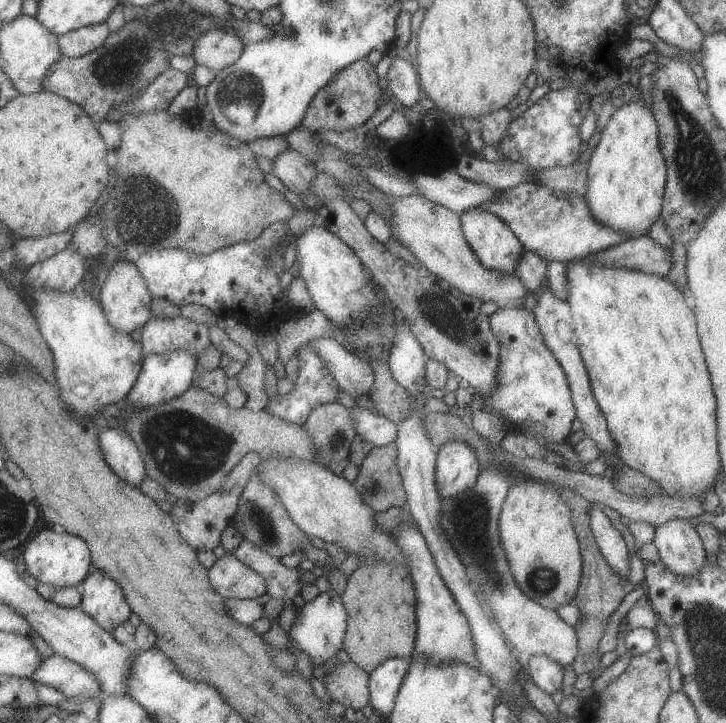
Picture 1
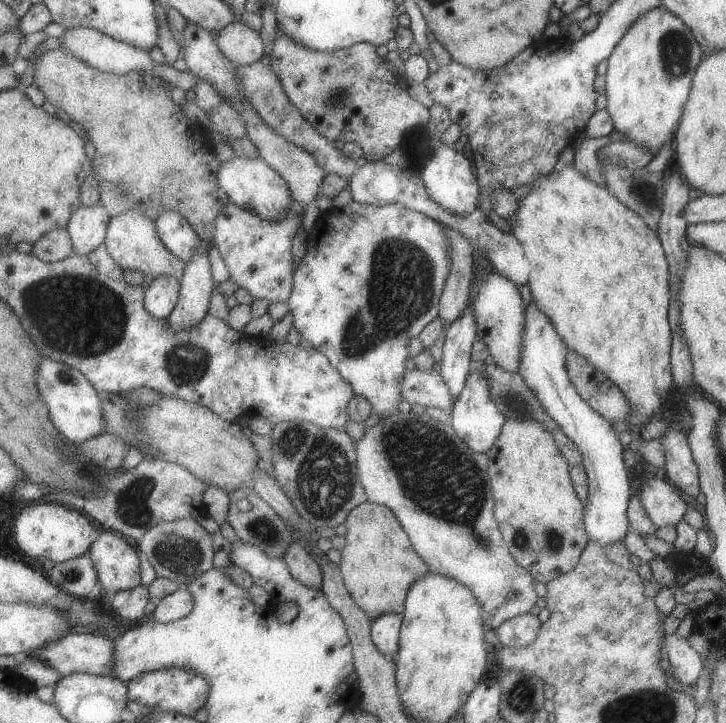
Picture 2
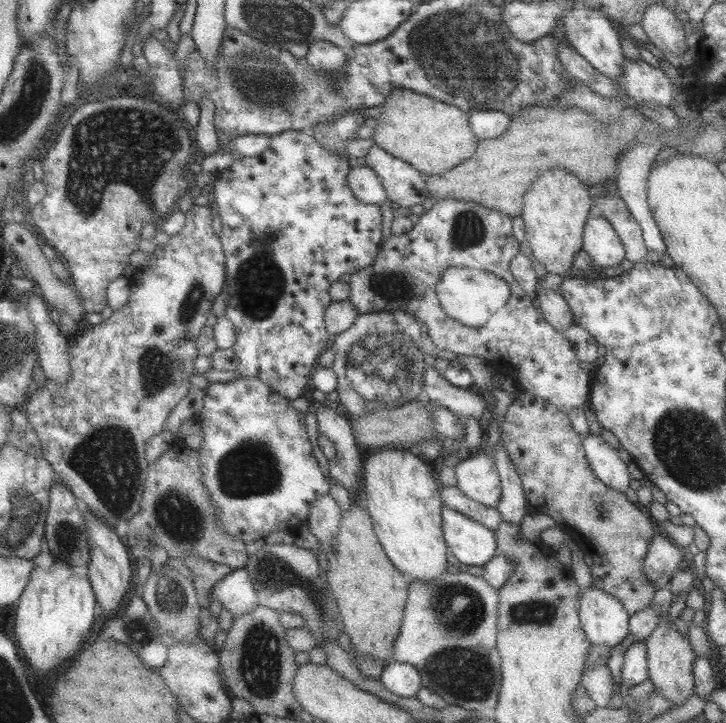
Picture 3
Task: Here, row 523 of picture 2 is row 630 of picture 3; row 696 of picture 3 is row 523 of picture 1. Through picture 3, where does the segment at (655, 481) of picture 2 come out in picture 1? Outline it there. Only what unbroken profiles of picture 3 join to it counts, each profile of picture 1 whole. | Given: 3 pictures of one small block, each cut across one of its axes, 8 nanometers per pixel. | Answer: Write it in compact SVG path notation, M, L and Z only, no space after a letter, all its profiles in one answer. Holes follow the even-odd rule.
M669 520L655 528L653 538L661 562L675 576L697 576L707 564L707 550L687 520Z

